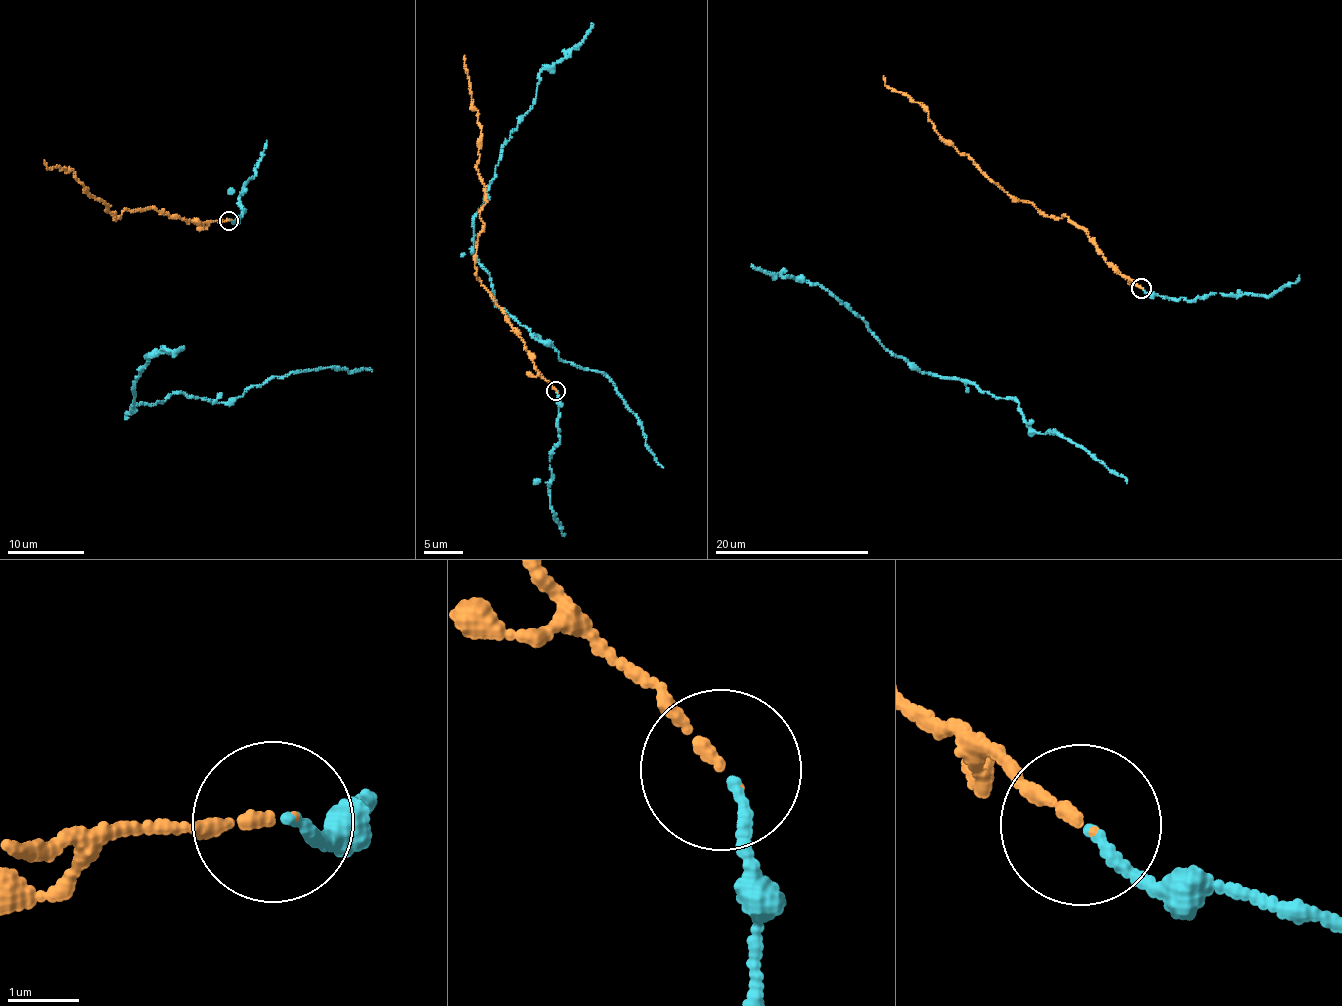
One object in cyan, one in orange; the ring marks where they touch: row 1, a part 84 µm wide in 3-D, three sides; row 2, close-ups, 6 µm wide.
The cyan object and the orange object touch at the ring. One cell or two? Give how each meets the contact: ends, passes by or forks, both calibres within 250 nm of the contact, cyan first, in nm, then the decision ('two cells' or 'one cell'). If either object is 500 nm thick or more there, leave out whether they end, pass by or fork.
cyan ends; orange ends; calibres 130 and 150 nm; one cell

